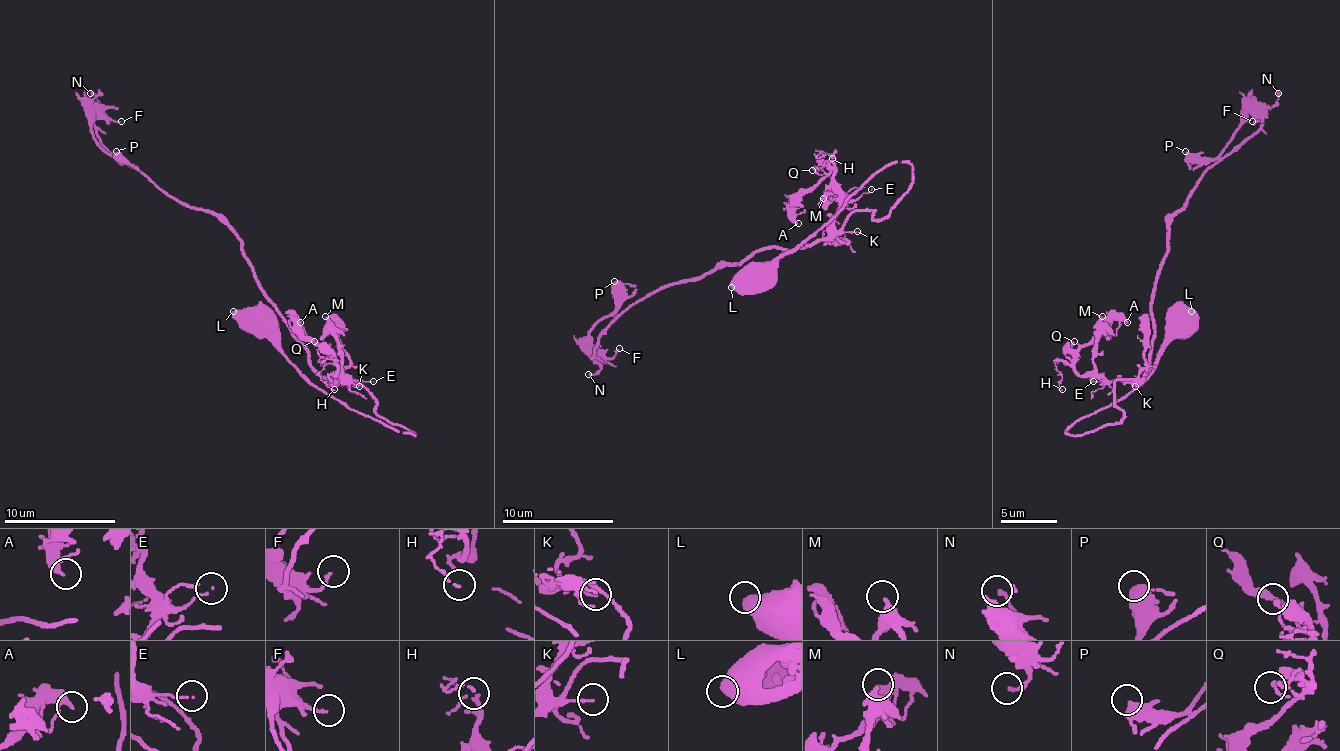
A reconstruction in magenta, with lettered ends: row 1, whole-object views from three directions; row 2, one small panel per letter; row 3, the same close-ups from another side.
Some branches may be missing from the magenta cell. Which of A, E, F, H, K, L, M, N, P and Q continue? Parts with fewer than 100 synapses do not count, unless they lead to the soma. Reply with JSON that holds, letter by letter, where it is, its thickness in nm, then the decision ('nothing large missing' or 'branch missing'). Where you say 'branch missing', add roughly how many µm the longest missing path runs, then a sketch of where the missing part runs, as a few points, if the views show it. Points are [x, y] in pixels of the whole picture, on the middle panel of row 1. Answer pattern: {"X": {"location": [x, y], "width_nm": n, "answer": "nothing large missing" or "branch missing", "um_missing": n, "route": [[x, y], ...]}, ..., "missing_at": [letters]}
{"A": {"location": [798, 223], "width_nm": 200, "answer": "nothing large missing"}, "E": {"location": [871, 189], "width_nm": 70, "answer": "nothing large missing"}, "F": {"location": [619, 348], "width_nm": 110, "answer": "nothing large missing"}, "H": {"location": [832, 158], "width_nm": 80, "answer": "nothing large missing"}, "K": {"location": [857, 231], "width_nm": 110, "answer": "nothing large missing"}, "L": {"location": [731, 287], "width_nm": 750, "answer": "nothing large missing"}, "M": {"location": [823, 198], "width_nm": 400, "answer": "nothing large missing"}, "N": {"location": [588, 374], "width_nm": 150, "answer": "nothing large missing"}, "P": {"location": [614, 281], "width_nm": 320, "answer": "nothing large missing"}, "Q": {"location": [812, 170], "width_nm": 160, "answer": "nothing large missing"}, "missing_at": []}

